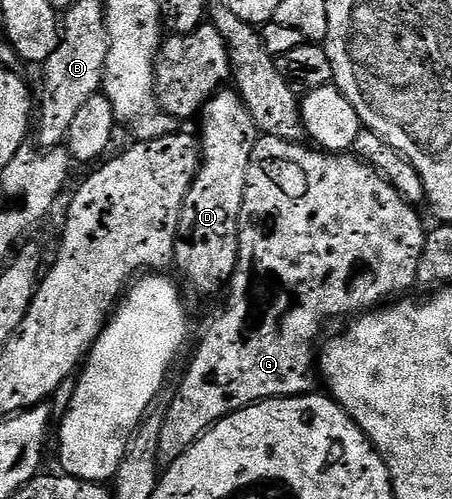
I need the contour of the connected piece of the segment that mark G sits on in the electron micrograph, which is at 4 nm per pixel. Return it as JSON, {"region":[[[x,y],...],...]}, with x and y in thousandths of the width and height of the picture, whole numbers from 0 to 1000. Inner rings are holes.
{"region":[[[597,271],[571,277],[564,299],[555,307],[555,331],[546,339],[546,379],[538,387],[538,419],[529,443],[529,507],[524,535],[515,555],[502,569],[507,601],[498,617],[480,631],[480,641],[462,655],[462,665],[445,679],[436,705],[427,711],[427,729],[409,743],[374,818],[361,824],[361,860],[352,866],[352,930],[372,932],[396,924],[454,864],[465,864],[493,836],[520,828],[529,820],[575,808],[582,800],[642,800],[648,792],[679,792],[695,782],[697,760],[697,695],[690,687],[708,681],[710,653],[719,639],[763,639],[810,629],[867,601],[898,589],[905,573],[923,567],[927,523],[936,515],[936,491],[945,469],[945,453],[931,441],[920,413],[896,401],[843,349],[814,327],[792,319],[779,307],[721,307],[690,293],[675,295],[666,287],[637,287]]]}

